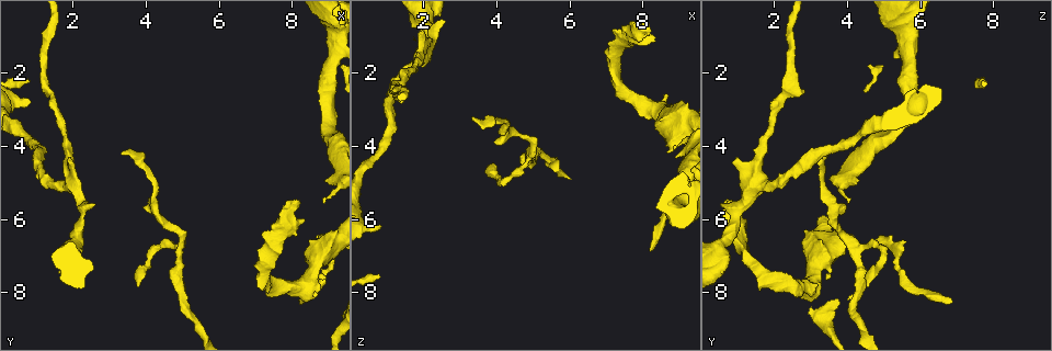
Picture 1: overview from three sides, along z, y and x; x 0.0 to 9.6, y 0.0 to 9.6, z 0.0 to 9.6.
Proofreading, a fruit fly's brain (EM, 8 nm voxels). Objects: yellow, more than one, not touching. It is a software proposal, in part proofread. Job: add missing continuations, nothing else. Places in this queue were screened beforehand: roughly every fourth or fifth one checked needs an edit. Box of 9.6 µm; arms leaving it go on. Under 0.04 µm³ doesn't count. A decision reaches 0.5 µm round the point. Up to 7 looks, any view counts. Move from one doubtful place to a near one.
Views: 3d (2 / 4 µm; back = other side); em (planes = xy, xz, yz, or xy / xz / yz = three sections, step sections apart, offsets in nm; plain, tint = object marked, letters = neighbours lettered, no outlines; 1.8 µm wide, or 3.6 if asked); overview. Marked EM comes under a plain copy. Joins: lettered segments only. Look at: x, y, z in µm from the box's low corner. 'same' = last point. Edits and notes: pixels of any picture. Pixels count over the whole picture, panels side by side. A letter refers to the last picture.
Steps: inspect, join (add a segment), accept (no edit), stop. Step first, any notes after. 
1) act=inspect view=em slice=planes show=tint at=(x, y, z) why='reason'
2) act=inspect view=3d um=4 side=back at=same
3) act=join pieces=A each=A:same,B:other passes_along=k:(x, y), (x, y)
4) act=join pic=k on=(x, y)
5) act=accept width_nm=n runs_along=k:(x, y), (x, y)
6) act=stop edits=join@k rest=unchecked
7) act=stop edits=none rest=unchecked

act=inspect view=3d um=4 at=(3.30, 4.20, 3.15) why='free end'

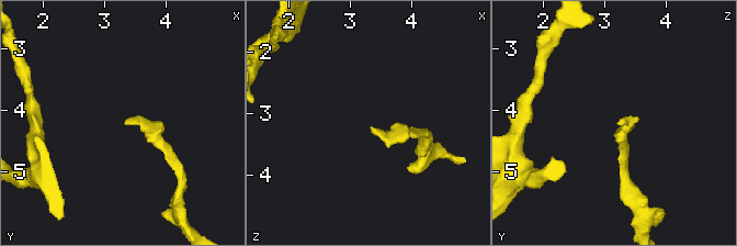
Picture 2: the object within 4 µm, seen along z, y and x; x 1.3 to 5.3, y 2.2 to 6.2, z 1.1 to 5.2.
act=inspect view=em slice=planes show=letters at=(3.35, 4.20, 3.15)

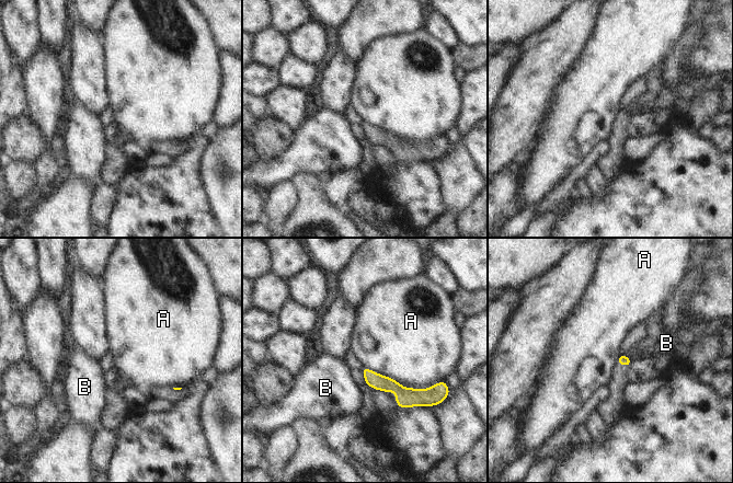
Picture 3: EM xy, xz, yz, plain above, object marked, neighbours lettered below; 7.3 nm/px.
act=accept each=A:other,B:other runs_along=3:(365, 370), (402, 393), (422, 392) found='none of them fits'

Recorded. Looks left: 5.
act=inspect view=em um=3.6 slice=planes show=letters at=(8.30, 6.05, 1.05) why='thick end'

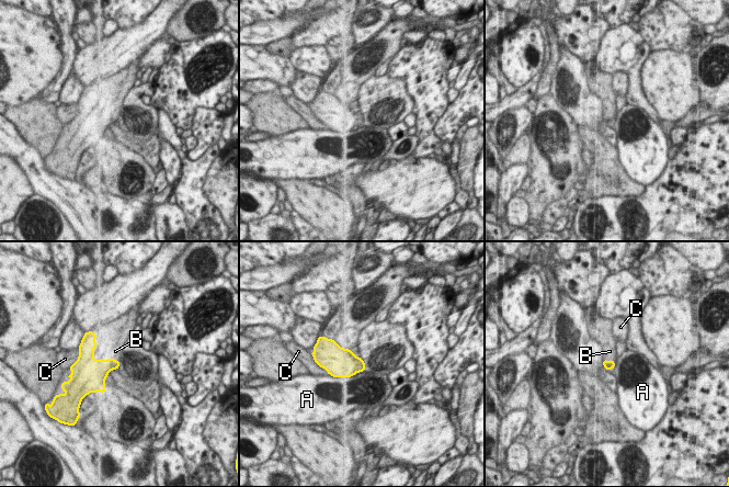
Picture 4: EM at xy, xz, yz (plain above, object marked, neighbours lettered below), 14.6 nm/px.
act=join pieces=B each=A:other,B:same,C:other passes_along=4:(607, 364), (610, 361), (610, 351) found='it goes on there'

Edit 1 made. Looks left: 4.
act=inspect view=3d um=4 at=(3.75, 7.85, 4.60) why='an open end'

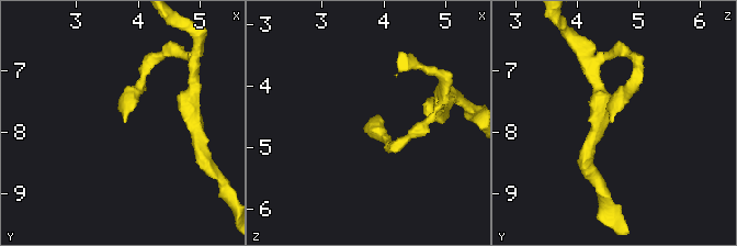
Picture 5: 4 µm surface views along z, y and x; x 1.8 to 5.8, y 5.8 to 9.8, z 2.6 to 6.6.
act=inspect view=em slice=planes show=letters at=(3.75, 7.90, 4.55) why='now the EM'

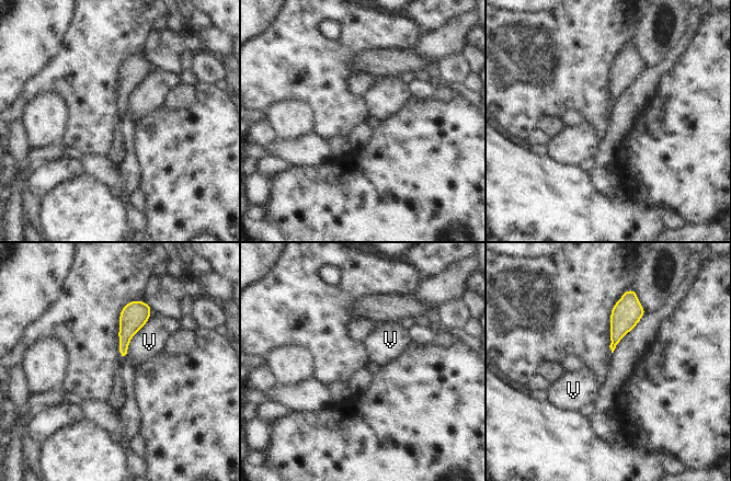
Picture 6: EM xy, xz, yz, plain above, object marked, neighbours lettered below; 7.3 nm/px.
act=accept each=V:other found='none of them fits'

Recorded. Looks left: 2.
act=stop edits=join@4 rest=unchecked

